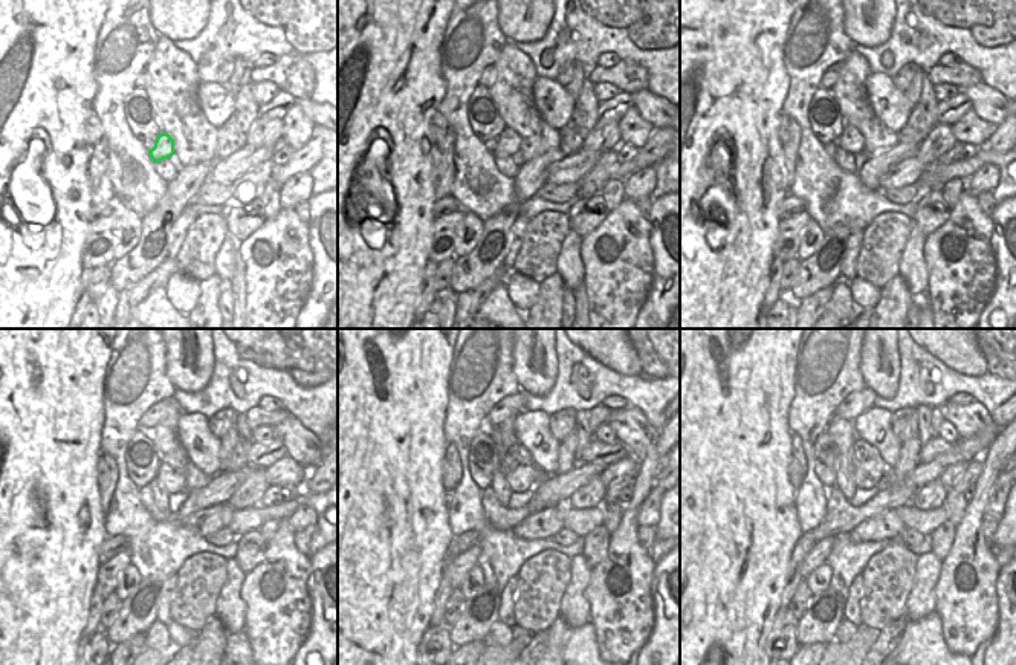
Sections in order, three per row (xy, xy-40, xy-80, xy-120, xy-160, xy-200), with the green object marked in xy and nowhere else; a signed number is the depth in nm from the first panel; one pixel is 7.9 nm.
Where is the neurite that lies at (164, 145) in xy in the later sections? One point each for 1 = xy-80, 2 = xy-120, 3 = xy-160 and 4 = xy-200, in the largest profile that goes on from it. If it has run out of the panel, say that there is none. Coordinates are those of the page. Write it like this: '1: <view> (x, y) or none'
1: xy-80 (851, 141)
2: xy-120 (167, 477)
3: xy-160 (521, 473)
4: xy-200 (868, 470)

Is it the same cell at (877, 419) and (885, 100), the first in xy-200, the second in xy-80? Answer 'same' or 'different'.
same

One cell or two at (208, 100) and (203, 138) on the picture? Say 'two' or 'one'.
two

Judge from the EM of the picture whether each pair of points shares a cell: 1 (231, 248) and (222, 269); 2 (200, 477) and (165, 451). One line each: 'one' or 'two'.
1: one
2: one

